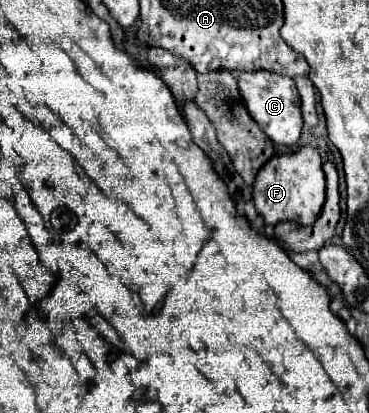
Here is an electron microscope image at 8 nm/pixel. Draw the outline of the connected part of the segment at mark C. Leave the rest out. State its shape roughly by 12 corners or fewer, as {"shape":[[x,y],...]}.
{"shape":[[240,73],[250,117],[278,145],[302,133],[290,77]]}

